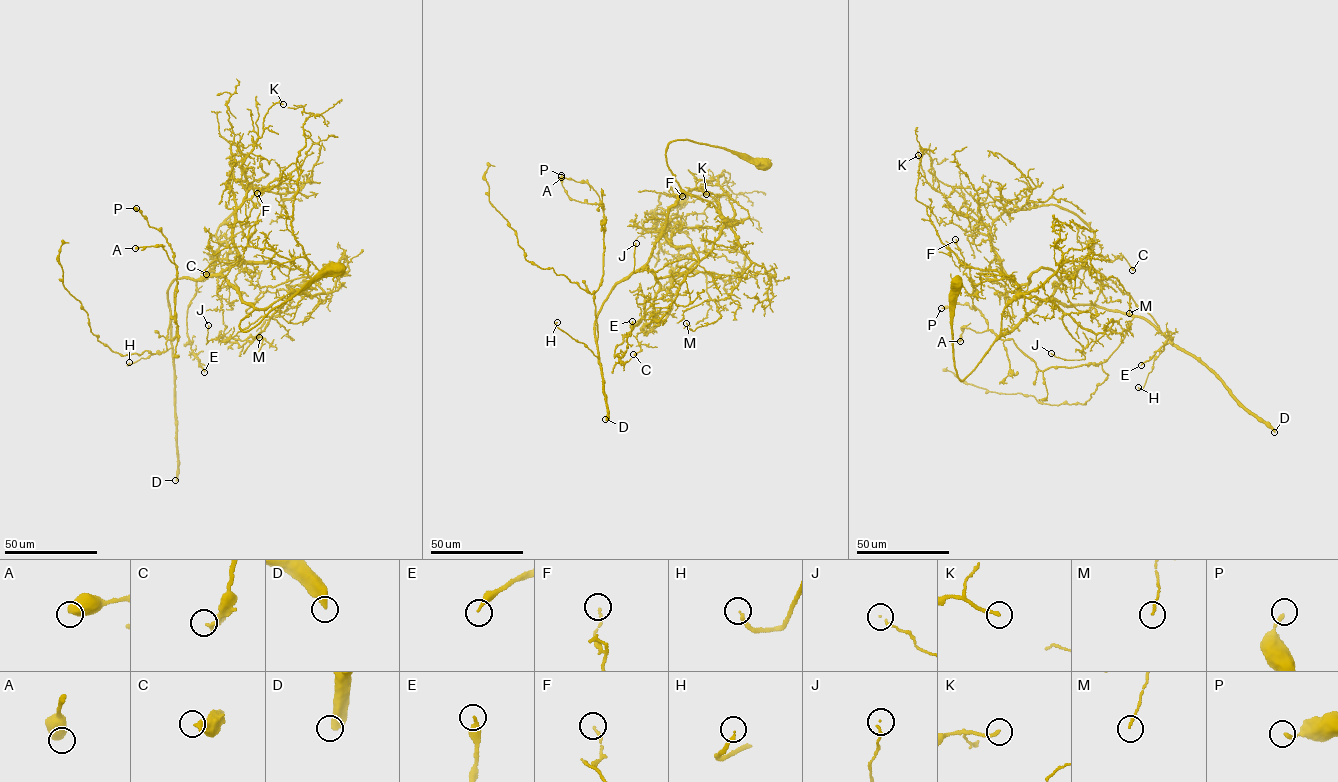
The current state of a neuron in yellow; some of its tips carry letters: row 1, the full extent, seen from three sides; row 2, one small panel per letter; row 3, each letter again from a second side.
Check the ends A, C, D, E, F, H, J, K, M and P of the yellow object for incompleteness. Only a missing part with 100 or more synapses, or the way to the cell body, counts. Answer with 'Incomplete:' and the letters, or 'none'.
Incomplete: D

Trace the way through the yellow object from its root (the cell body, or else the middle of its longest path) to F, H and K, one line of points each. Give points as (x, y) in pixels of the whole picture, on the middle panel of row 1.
F: (764, 164), (671, 141), (666, 160), (681, 189), (737, 223), (701, 191), (673, 194), (682, 196)
H: (764, 164), (670, 141), (666, 160), (679, 195), (650, 257), (620, 280), (598, 315), (599, 363), (557, 322)
K: (764, 164), (670, 142), (657, 277), (697, 259), (658, 231), (706, 194)

